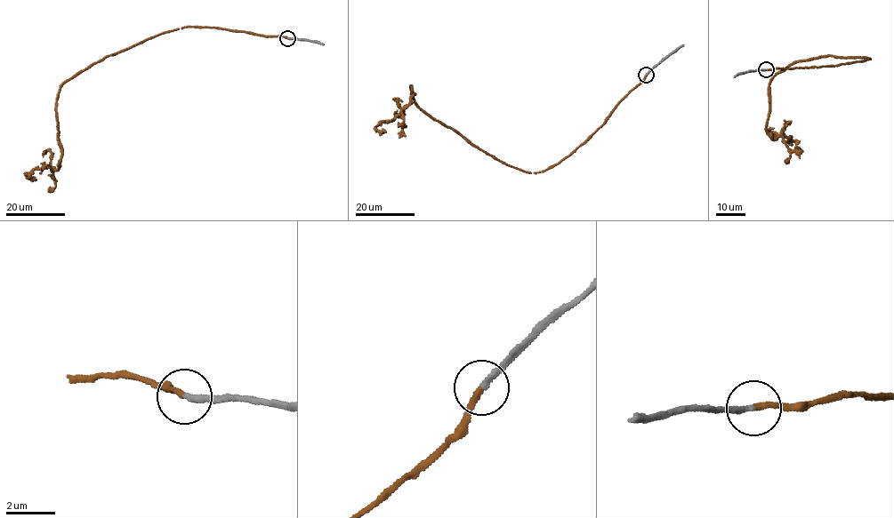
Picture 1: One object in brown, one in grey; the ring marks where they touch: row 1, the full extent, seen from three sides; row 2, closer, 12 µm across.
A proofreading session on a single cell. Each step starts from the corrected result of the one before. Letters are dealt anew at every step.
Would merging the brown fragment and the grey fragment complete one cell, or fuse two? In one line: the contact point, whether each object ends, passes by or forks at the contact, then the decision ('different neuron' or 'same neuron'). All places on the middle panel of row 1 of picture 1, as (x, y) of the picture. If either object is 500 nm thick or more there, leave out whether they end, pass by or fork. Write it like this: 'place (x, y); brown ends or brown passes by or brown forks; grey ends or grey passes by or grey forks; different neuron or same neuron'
place (646, 75); brown ends; grey ends; same neuron

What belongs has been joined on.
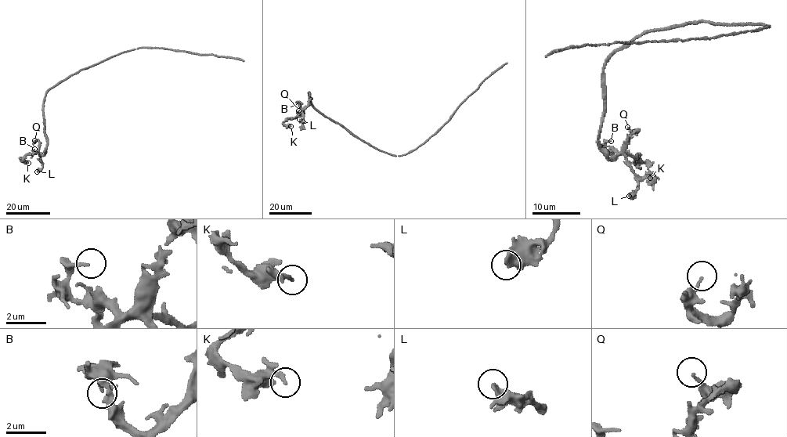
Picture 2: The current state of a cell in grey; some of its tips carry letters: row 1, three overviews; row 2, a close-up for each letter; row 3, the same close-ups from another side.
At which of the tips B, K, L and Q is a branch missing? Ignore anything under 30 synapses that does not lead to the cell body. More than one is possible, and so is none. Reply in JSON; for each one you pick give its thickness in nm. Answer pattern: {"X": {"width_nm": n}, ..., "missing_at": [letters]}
{"missing_at": []}

